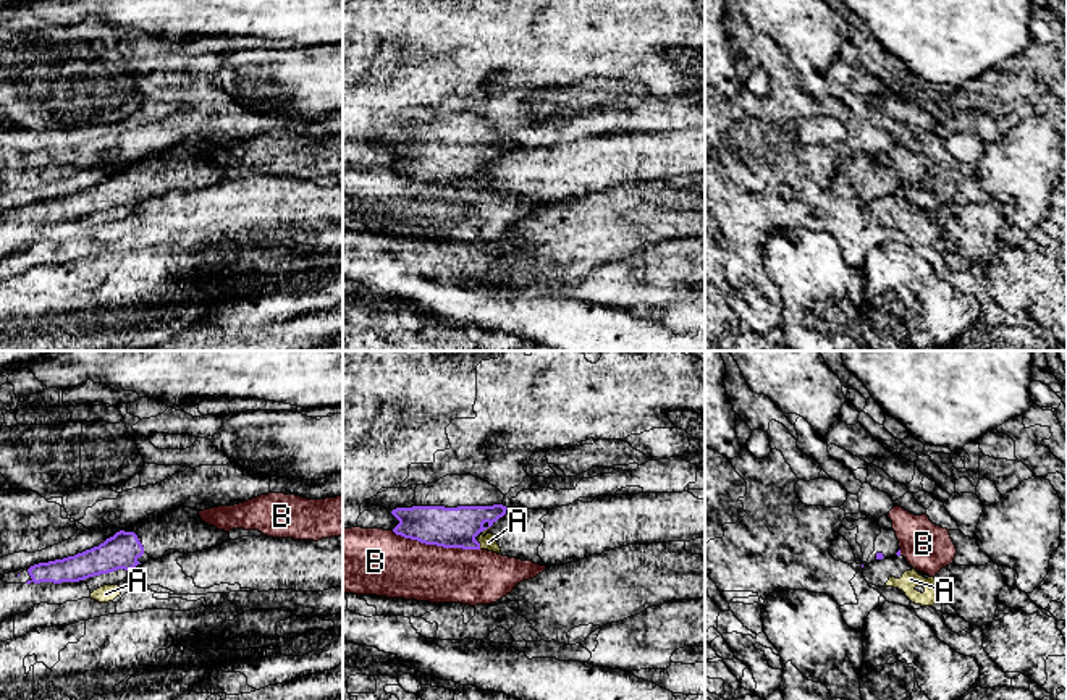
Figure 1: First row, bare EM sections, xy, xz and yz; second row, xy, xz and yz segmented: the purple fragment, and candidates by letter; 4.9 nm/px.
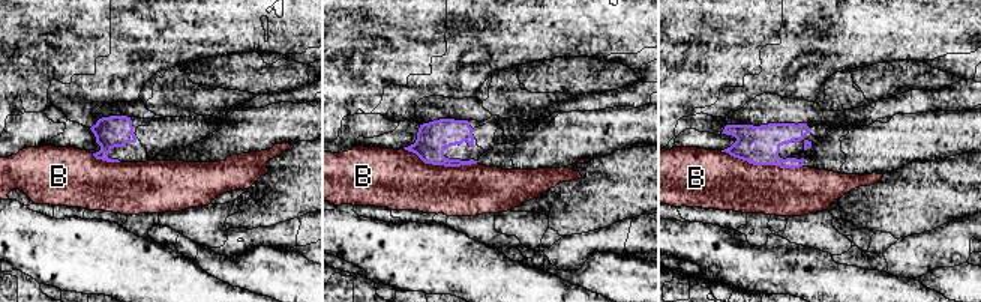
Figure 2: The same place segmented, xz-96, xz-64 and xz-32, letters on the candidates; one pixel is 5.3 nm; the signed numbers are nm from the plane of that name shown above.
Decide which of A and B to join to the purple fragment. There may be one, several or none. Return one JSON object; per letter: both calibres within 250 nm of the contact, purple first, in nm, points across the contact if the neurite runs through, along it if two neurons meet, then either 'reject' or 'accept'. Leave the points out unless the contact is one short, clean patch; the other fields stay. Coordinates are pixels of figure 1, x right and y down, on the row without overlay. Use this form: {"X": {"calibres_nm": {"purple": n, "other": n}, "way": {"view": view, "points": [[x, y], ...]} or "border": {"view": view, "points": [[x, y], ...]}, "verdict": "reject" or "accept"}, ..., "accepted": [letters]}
{"A": {"calibres_nm": {"purple": 200, "other": 80}, "verdict": "reject"}, "B": {"calibres_nm": {"purple": 200, "other": 320}, "verdict": "reject"}, "accepted": []}

